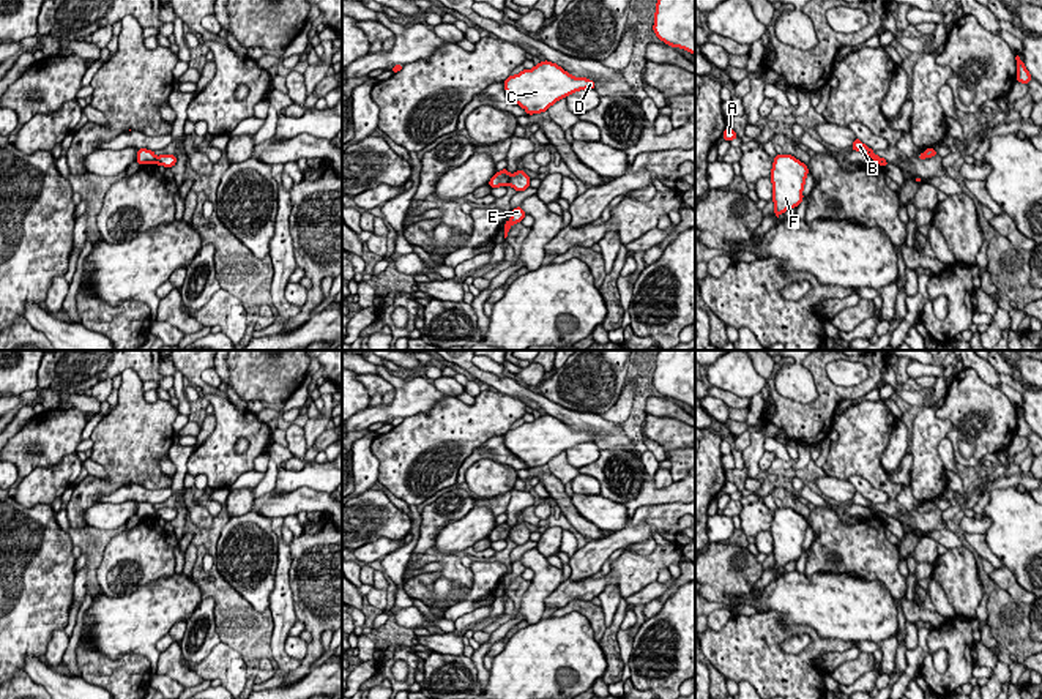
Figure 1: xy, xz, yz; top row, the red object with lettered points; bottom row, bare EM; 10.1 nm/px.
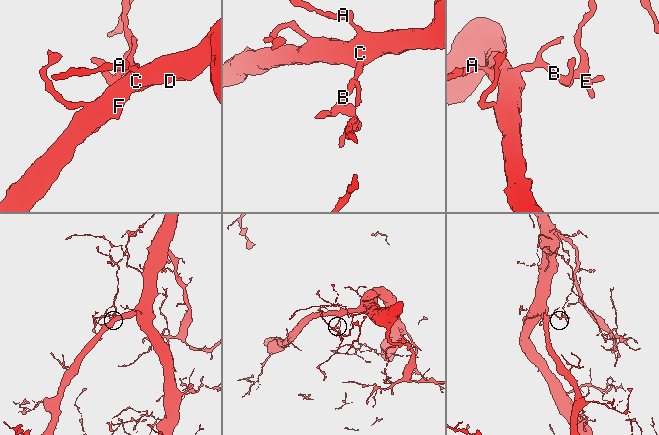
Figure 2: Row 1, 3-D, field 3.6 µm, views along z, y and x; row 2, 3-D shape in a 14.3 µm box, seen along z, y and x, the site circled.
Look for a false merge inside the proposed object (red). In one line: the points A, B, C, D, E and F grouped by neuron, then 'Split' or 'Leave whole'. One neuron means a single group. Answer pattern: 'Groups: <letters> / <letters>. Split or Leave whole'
Groups: A B C D F / E. Split

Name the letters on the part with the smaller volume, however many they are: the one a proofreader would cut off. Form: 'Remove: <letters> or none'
Remove: E

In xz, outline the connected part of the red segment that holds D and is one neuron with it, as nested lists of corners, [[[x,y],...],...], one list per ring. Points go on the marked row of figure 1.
[[[549,60],[504,80],[506,95],[528,115],[545,112],[561,98],[585,88],[596,90],[596,85],[586,77],[574,77]]]

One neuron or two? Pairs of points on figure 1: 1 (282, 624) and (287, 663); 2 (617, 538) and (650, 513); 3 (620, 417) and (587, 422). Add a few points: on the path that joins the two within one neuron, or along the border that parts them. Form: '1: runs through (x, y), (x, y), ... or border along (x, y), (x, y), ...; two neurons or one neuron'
1: runs through (281, 633), (279, 654); one neuron
2: border along (629, 524), (653, 524), (669, 534); two neurons
3: border along (599, 414), (620, 426); two neurons

